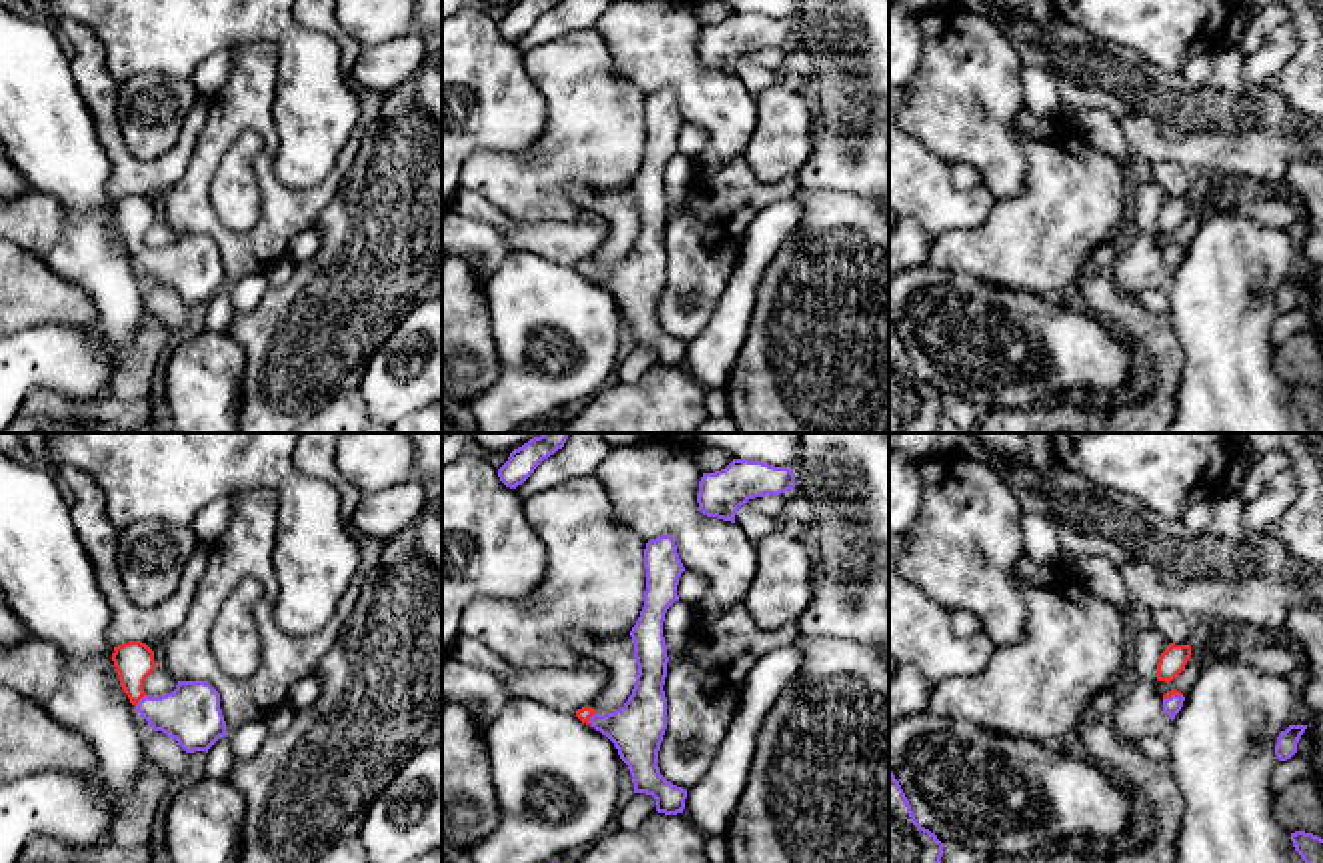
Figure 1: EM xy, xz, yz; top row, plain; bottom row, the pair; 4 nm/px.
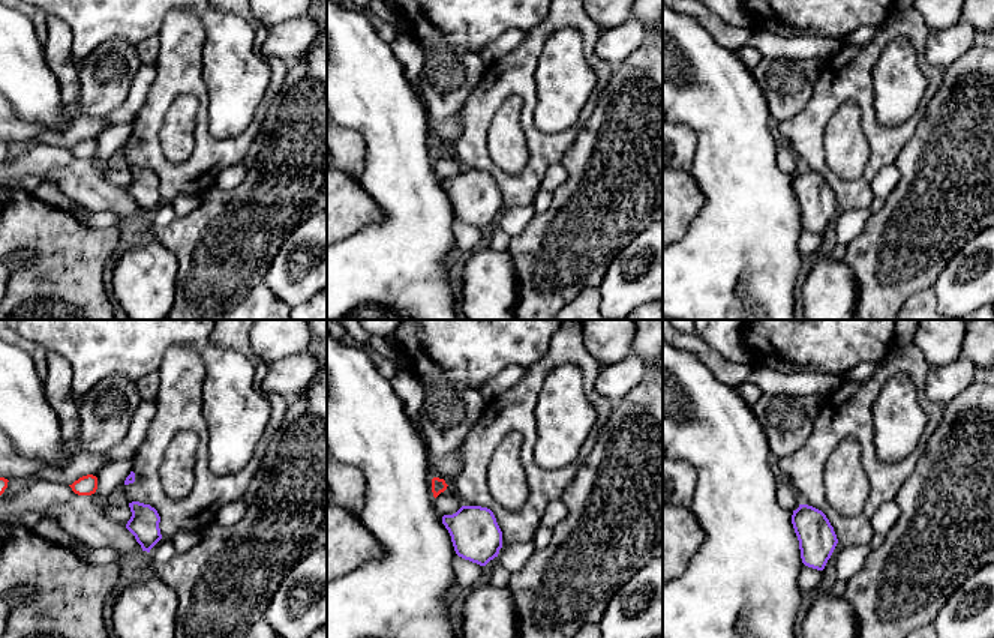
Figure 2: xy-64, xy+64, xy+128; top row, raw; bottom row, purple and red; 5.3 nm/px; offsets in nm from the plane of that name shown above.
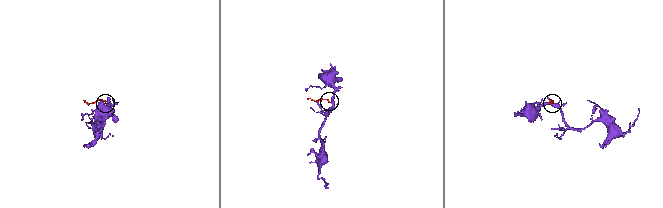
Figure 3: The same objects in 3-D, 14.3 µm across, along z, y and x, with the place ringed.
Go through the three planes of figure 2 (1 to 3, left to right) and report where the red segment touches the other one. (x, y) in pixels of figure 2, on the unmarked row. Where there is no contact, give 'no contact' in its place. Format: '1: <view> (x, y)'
1: no contact
2: no contact
3: no contact

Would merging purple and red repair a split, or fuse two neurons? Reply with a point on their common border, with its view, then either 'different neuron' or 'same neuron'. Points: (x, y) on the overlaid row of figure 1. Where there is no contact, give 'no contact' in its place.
contact xy (140, 700); same neuron

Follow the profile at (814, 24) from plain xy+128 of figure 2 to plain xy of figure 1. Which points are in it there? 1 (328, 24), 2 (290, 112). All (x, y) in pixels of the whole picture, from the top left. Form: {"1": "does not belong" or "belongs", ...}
{"1": "does not belong", "2": "belongs"}

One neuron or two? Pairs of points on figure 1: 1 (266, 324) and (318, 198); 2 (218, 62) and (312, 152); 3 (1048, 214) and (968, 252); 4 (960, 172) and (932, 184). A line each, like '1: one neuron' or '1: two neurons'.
1: two neurons
2: two neurons
3: one neuron
4: two neurons

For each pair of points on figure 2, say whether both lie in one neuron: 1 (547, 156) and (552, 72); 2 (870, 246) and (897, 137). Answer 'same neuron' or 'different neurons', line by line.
1: different neurons
2: different neurons

